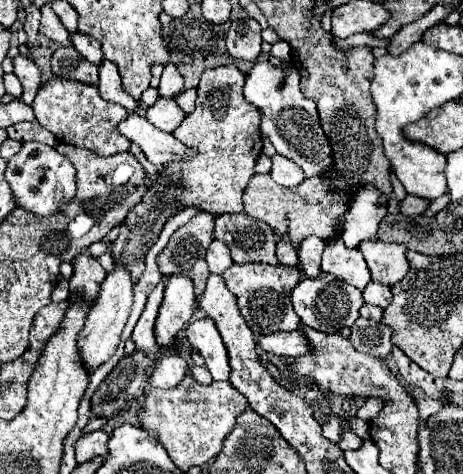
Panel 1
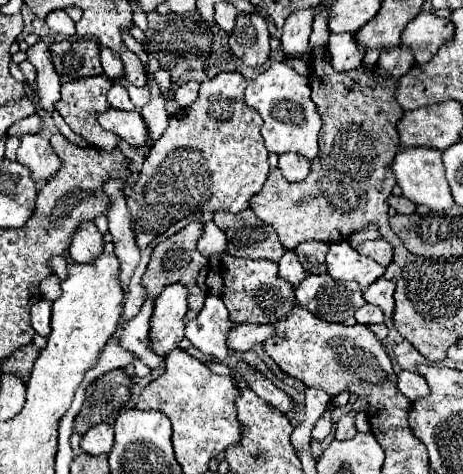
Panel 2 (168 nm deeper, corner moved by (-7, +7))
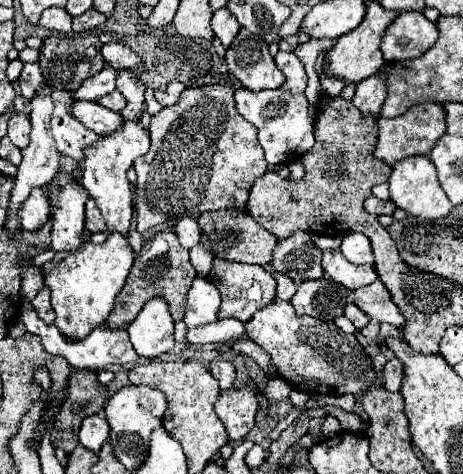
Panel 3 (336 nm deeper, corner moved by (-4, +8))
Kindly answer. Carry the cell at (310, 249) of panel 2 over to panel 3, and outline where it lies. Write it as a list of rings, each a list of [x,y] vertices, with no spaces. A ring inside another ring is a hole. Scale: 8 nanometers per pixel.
[[[294,232],[292,236],[278,240],[274,248],[272,270],[288,274],[296,282],[310,278],[322,278],[324,270],[320,266],[322,250],[314,244],[308,232]]]

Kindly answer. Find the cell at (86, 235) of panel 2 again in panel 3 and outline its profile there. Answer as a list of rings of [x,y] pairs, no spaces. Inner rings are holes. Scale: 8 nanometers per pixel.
[[[56,176],[48,198],[54,200],[54,226],[52,226],[52,250],[76,252],[86,242],[86,216],[84,206],[88,192],[70,176]]]

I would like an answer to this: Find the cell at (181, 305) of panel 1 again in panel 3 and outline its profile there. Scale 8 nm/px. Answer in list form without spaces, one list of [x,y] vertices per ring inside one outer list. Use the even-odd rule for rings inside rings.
[[[154,296],[144,304],[136,320],[128,326],[130,342],[142,358],[158,358],[174,348],[174,320],[168,304]]]

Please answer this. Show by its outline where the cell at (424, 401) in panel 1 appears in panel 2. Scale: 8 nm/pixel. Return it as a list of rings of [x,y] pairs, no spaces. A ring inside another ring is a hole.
[[[401,371],[397,377],[397,387],[403,391],[405,397],[409,397],[411,401],[421,399],[429,393],[429,385],[427,381],[423,381],[423,377],[419,373],[411,373],[411,371]]]

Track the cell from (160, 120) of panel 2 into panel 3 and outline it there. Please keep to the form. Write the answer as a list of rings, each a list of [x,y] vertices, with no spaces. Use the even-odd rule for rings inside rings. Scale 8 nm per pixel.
[[[128,120],[120,132],[114,132],[112,136],[102,136],[94,146],[86,148],[86,158],[80,162],[80,184],[88,190],[88,194],[96,200],[104,222],[106,222],[106,234],[120,232],[128,236],[130,224],[132,224],[132,190],[130,182],[126,178],[128,168],[132,166],[134,158],[146,154],[150,148],[150,134],[142,126],[140,120]]]

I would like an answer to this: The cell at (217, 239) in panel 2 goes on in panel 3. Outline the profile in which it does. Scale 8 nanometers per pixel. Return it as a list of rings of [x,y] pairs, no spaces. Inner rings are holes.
[[[180,218],[180,220],[176,220],[176,226],[174,226],[174,232],[176,232],[176,236],[178,236],[178,240],[180,240],[180,244],[184,246],[184,248],[192,248],[192,246],[196,246],[196,244],[200,244],[200,238],[202,238],[202,230],[200,230],[200,226],[198,226],[198,222],[194,220],[194,218]]]

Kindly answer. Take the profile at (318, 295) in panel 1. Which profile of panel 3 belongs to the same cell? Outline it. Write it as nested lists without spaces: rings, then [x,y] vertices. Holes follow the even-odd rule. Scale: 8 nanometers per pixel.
[[[330,278],[304,280],[290,302],[298,314],[334,320],[344,314],[344,306],[348,304],[348,288]]]

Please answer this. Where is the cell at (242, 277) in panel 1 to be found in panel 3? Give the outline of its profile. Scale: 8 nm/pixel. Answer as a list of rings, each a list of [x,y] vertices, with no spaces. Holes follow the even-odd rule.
[[[216,258],[210,278],[222,296],[222,306],[218,312],[220,318],[238,318],[242,322],[248,322],[260,308],[264,308],[276,300],[276,280],[272,278],[270,270],[264,266]]]

